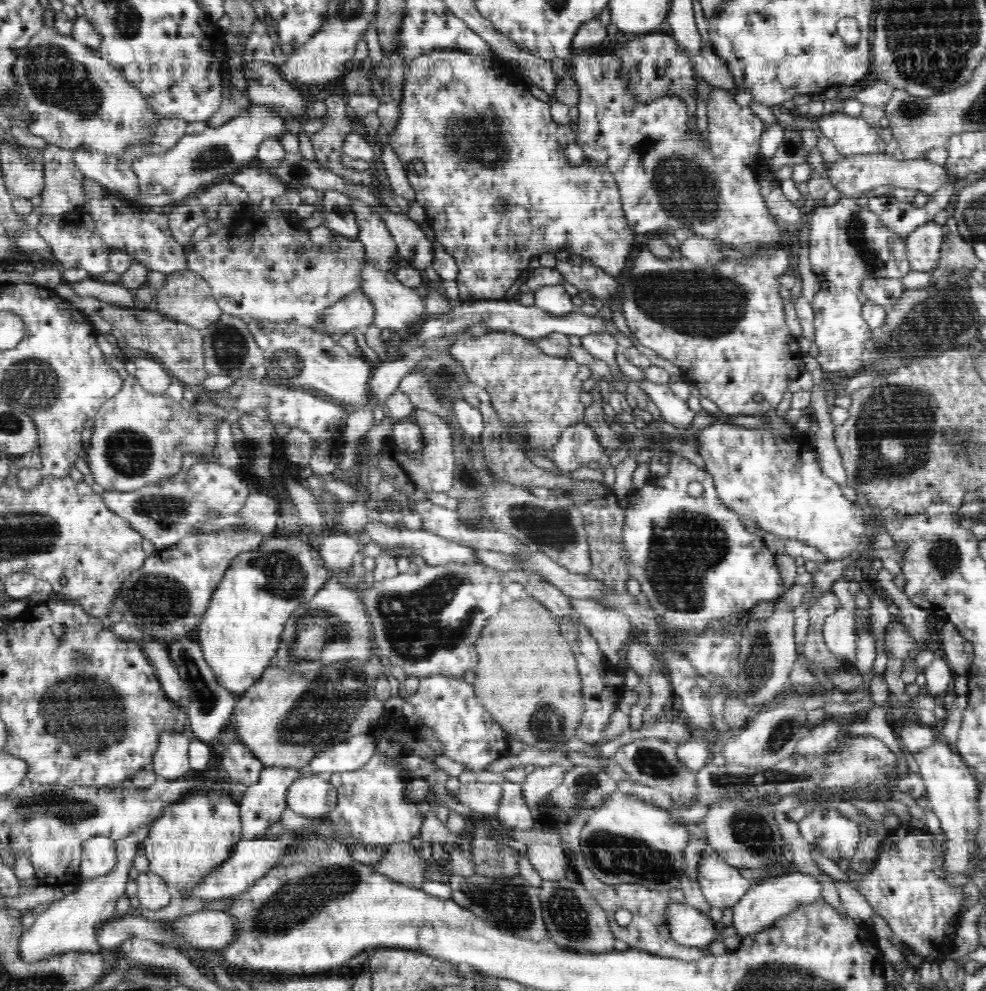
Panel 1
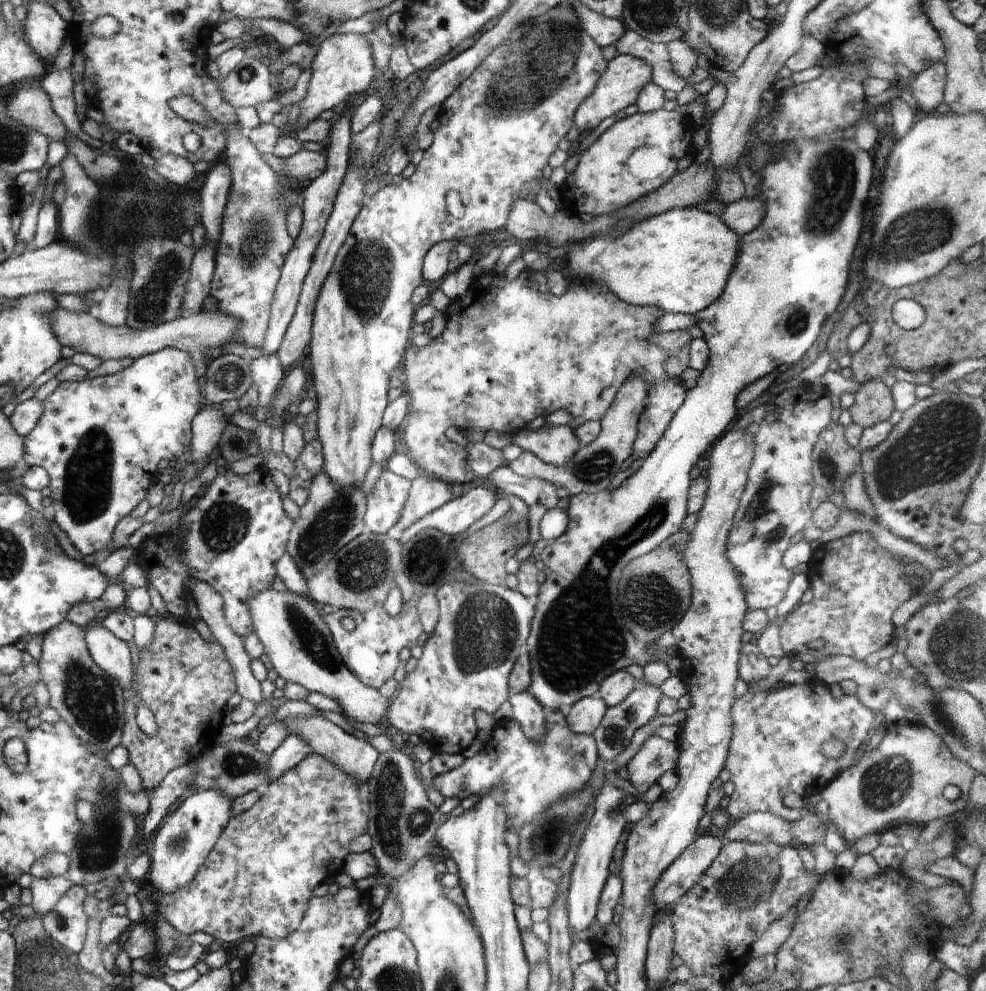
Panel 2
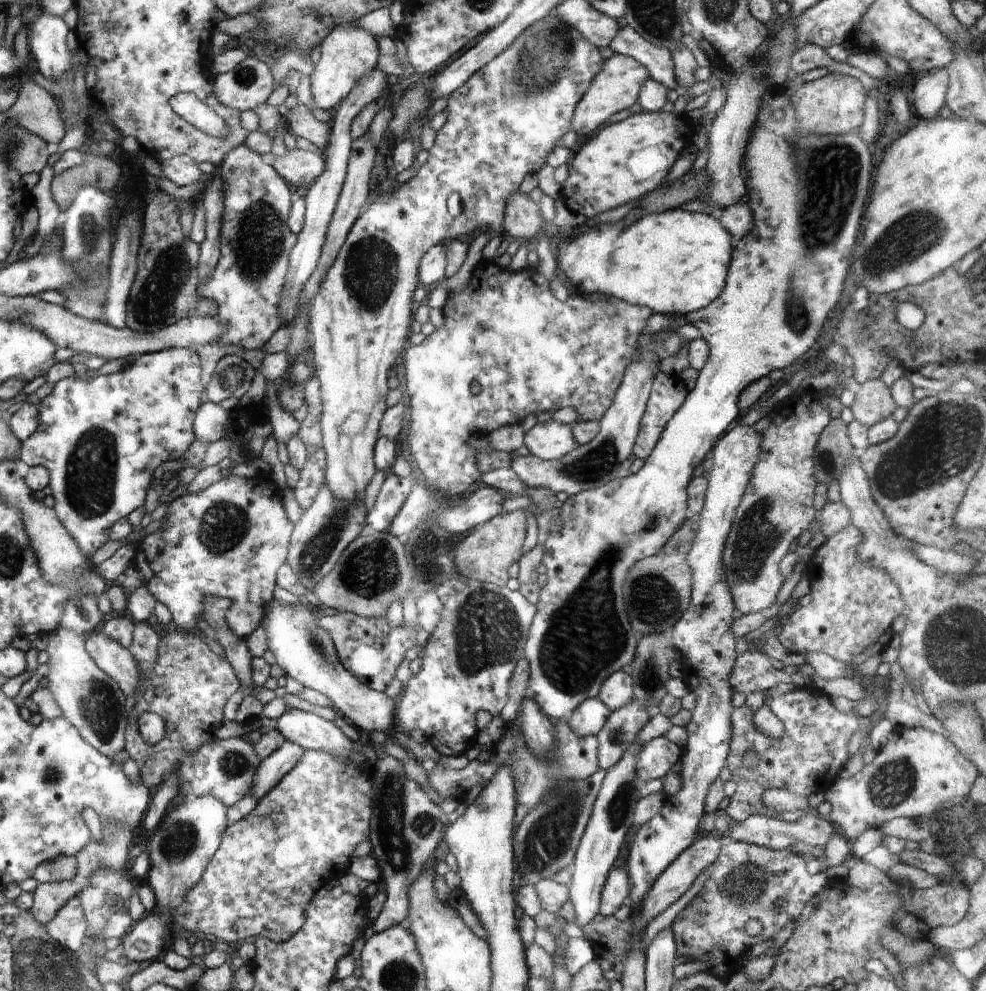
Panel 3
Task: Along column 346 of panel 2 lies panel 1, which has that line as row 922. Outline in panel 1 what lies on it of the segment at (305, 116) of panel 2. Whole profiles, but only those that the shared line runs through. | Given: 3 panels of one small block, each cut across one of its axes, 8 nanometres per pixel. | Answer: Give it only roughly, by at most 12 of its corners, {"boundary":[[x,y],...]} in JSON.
{"boundary":[[146,824],[116,841],[107,875],[50,902],[20,938],[24,962],[100,952]]}

